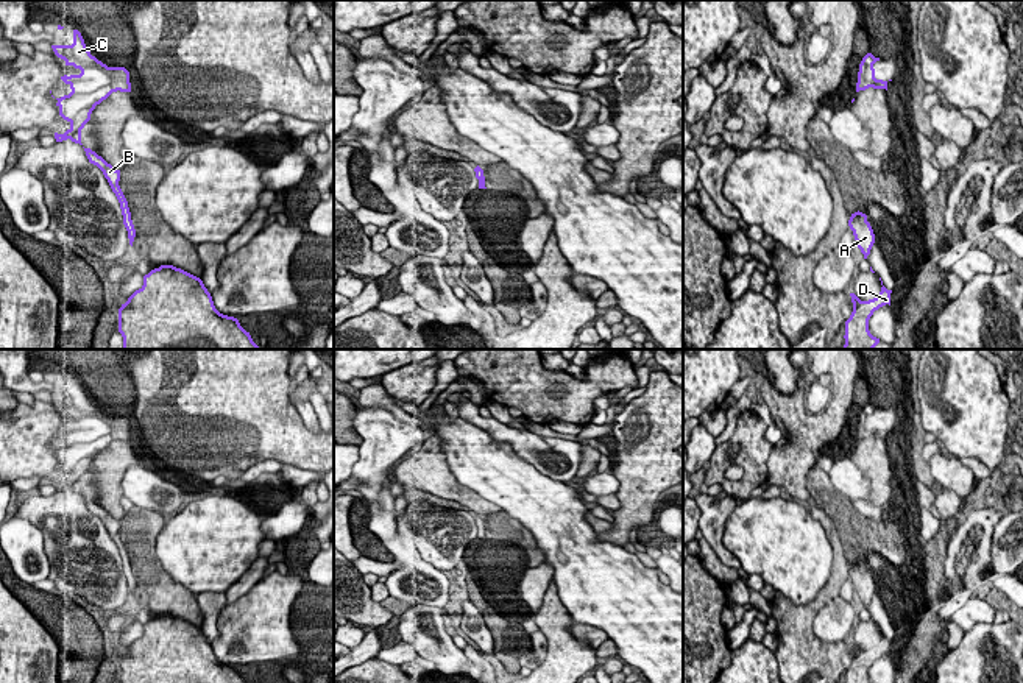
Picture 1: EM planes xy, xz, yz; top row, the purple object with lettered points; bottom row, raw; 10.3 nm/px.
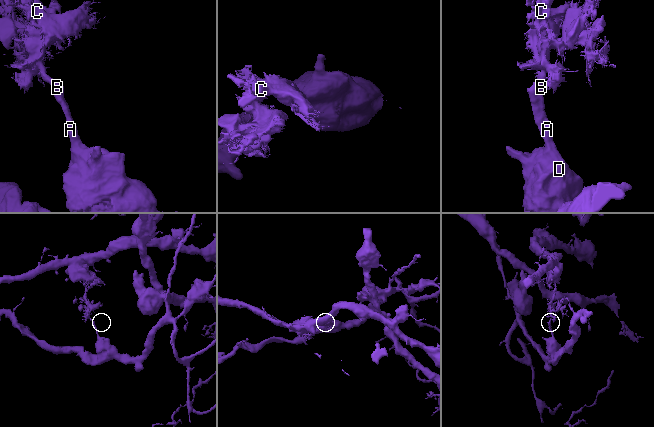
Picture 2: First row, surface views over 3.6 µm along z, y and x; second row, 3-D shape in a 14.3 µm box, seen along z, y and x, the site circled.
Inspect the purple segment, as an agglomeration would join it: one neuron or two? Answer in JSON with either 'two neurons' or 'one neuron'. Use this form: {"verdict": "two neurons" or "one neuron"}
{"verdict": "two neurons"}

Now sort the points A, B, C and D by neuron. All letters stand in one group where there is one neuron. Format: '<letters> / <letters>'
A D / B C

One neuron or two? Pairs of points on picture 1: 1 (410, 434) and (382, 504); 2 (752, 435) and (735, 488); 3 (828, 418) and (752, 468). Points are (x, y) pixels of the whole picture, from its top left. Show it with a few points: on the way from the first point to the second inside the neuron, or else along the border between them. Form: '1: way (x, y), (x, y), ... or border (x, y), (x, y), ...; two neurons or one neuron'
1: way (393, 451), (378, 467), (378, 487); one neuron
2: way (752, 449), (752, 474), (749, 477); one neuron
3: border (774, 445), (768, 460), (766, 479); two neurons

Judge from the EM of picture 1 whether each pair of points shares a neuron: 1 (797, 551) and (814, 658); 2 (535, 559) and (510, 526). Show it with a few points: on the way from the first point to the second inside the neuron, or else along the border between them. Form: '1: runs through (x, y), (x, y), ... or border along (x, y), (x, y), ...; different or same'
1: border along (830, 574), (805, 604), (792, 604), (775, 591); different
2: runs through (532, 551), (518, 534); same

